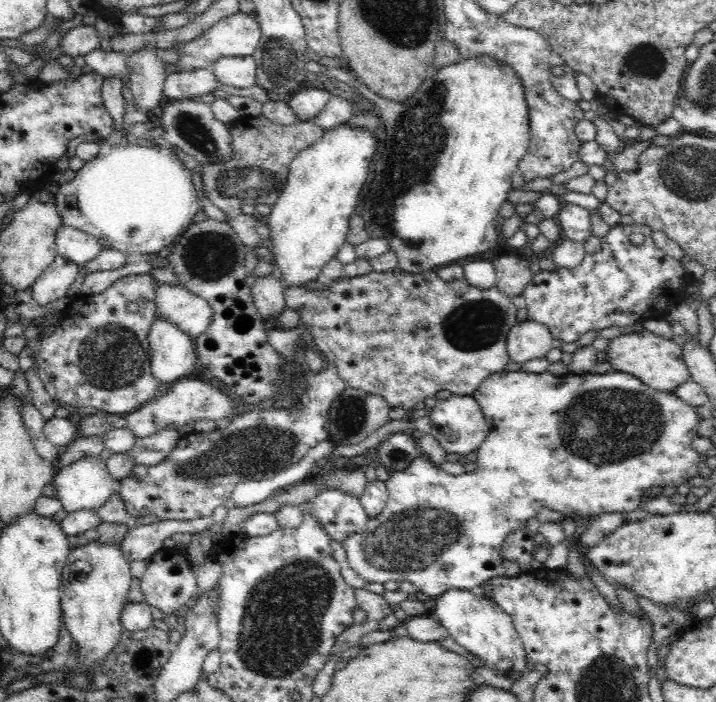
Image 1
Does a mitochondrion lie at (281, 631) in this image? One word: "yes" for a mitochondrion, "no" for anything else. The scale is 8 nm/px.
yes

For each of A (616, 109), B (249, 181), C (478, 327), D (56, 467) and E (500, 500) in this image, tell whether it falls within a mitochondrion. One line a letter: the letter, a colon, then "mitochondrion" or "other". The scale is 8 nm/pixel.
A: other
B: mitochondrion
C: mitochondrion
D: other
E: other

